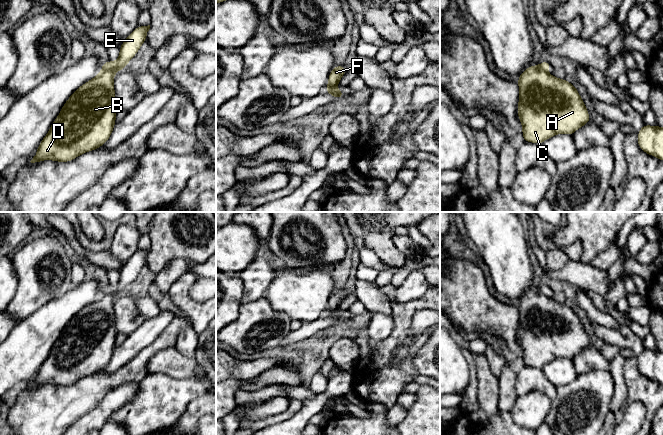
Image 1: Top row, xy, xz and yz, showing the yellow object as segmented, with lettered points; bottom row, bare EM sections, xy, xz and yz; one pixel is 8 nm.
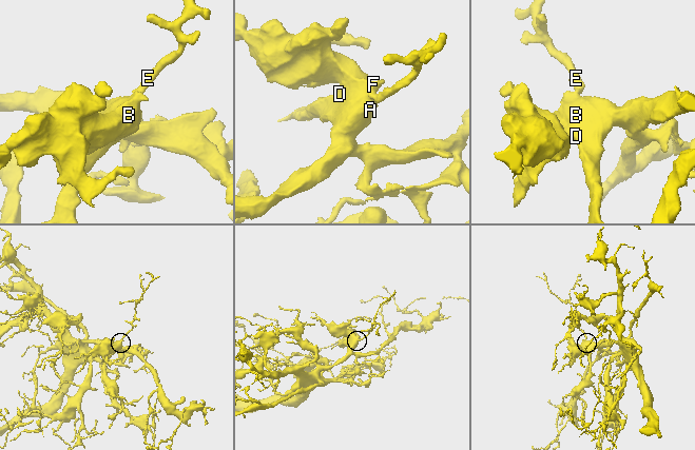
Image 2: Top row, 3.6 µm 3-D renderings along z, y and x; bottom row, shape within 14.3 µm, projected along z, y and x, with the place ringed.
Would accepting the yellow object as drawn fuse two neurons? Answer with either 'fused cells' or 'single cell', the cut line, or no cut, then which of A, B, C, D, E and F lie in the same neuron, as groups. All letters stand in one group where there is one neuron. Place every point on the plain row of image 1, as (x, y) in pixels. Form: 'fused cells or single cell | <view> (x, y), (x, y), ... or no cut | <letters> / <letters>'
fused cells | xy (103, 293), (114, 296) | A B C D F / E

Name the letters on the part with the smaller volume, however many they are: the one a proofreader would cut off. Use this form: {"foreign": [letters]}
{"foreign": ["E"]}

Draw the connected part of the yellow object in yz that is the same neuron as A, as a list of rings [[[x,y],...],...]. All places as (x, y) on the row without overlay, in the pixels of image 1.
[[[533,289],[527,291],[517,304],[519,310],[518,342],[522,348],[522,360],[524,366],[542,368],[545,364],[556,358],[573,359],[574,356],[591,346],[586,328],[581,323],[576,311],[569,305],[557,302],[546,295]]]

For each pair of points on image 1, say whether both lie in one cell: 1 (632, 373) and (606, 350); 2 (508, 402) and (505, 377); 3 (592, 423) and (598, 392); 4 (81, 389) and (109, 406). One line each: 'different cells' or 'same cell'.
1: different cells
2: same cell
3: same cell
4: different cells

